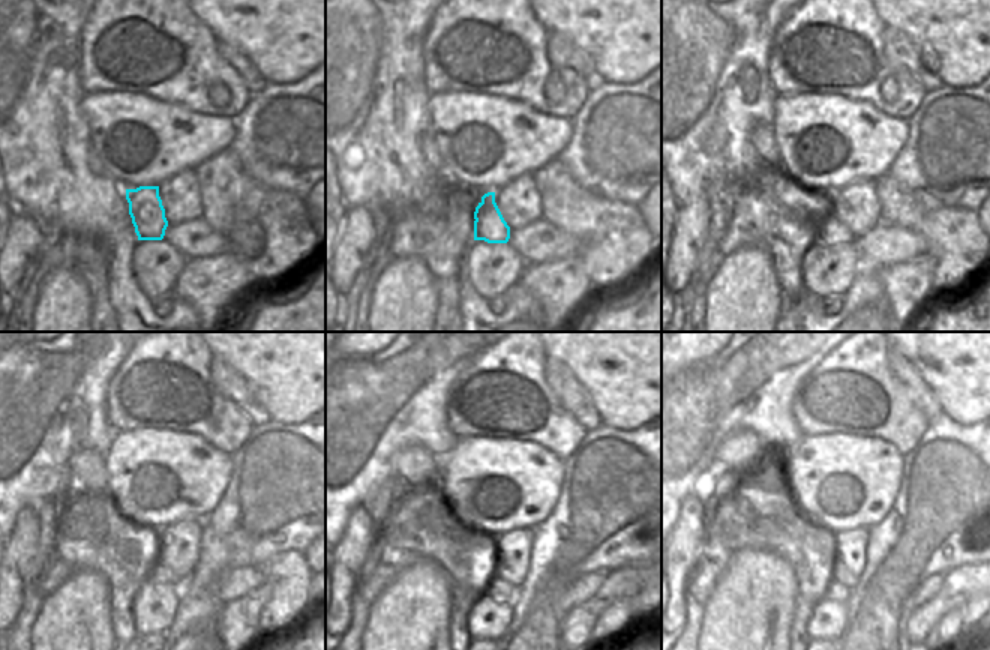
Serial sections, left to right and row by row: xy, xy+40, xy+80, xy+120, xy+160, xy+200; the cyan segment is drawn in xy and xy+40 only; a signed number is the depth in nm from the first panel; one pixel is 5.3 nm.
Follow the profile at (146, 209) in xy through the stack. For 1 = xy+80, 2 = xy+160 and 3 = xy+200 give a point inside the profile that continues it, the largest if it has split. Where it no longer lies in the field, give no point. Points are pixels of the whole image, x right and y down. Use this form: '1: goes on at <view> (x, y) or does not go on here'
1: goes on at xy+80 (831, 231)
2: goes on at xy+160 (500, 589)
3: goes on at xy+200 (839, 592)

